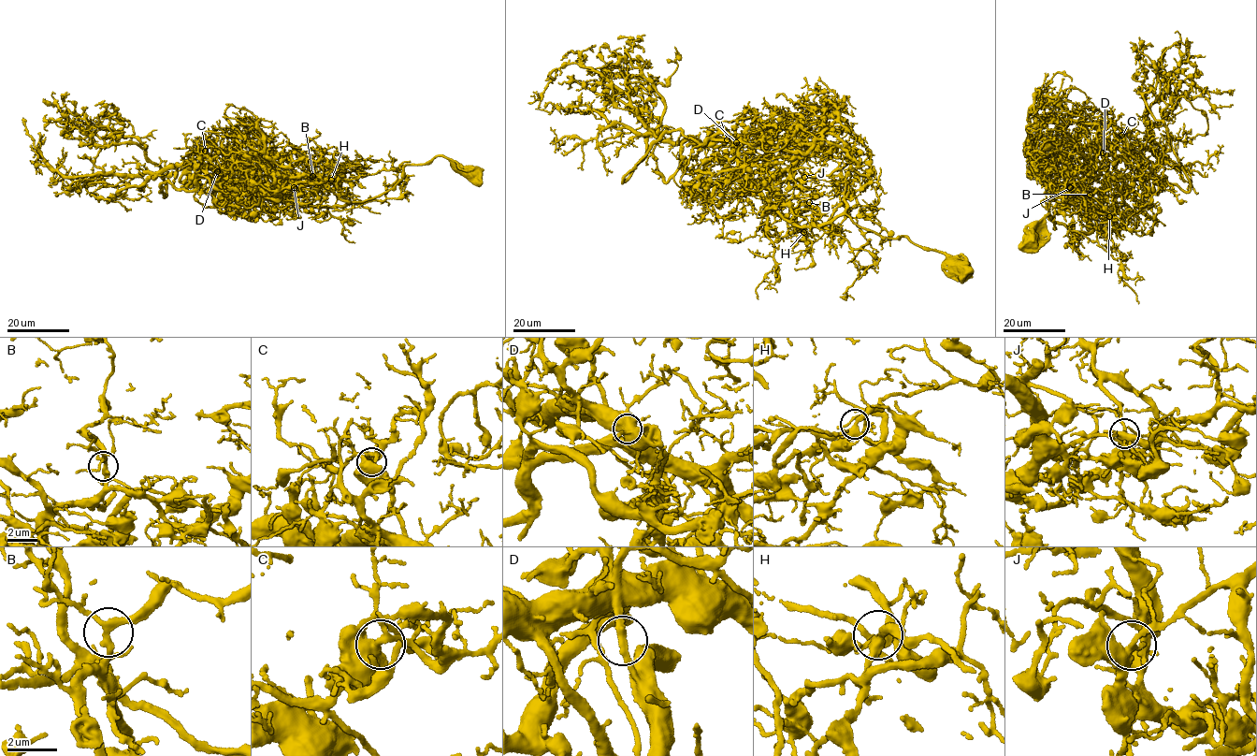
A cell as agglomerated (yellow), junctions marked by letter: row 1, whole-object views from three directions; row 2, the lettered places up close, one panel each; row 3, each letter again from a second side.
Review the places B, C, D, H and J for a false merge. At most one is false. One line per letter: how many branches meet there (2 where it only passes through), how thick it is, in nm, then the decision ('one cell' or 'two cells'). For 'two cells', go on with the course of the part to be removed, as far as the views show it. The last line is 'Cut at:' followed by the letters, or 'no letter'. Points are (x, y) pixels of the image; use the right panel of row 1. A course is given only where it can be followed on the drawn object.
B: branches 3; calibre 260 nm; one cell
C: branches 3; calibre 480 nm; one cell
D: branches 2; calibre 280 nm; two cells; course (1104, 152), (1108, 144), (1151, 147), (1147, 109), (1167, 93), (1202, 96), (1215, 112), (1210, 111), (1214, 108)
H: branches 3; calibre 320 nm; one cell
J: branches 3; calibre 360 nm; one cell
Cut at: D

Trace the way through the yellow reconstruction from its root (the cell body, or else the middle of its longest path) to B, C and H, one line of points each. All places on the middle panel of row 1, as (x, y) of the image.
B: (964, 270), (949, 255), (903, 236), (888, 239), (857, 225), (846, 212), (851, 192), (821, 194), (809, 202)
C: (964, 270), (949, 255), (886, 238), (842, 213), (815, 225), (788, 221), (743, 178), (737, 135), (727, 139)
H: (964, 270), (966, 266), (949, 255), (903, 236), (886, 238), (842, 213), (819, 225), (787, 223), (803, 232)

